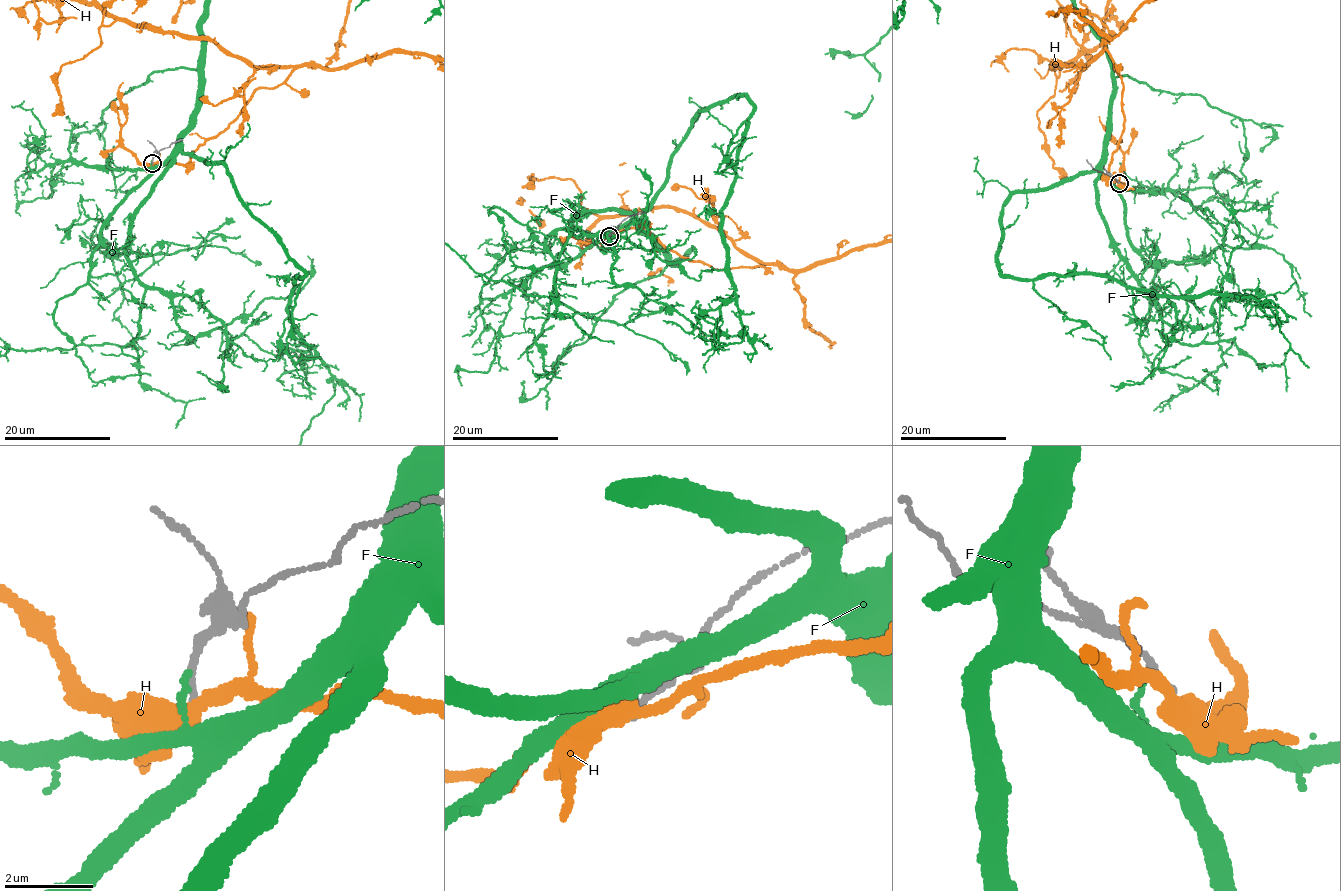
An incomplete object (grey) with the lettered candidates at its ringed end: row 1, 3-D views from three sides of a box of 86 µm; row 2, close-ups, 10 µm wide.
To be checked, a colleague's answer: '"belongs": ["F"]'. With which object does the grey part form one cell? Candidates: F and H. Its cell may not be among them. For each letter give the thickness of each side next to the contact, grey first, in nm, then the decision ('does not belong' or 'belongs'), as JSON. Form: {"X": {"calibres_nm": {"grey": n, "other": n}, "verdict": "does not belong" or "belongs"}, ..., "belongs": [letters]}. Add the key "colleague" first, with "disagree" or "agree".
{"colleague": "disagree", "F": {"calibres_nm": {"grey": 220, "other": 140}, "verdict": "does not belong"}, "H": {"calibres_nm": {"grey": 170, "other": 420}, "verdict": "does not belong"}, "belongs": []}

